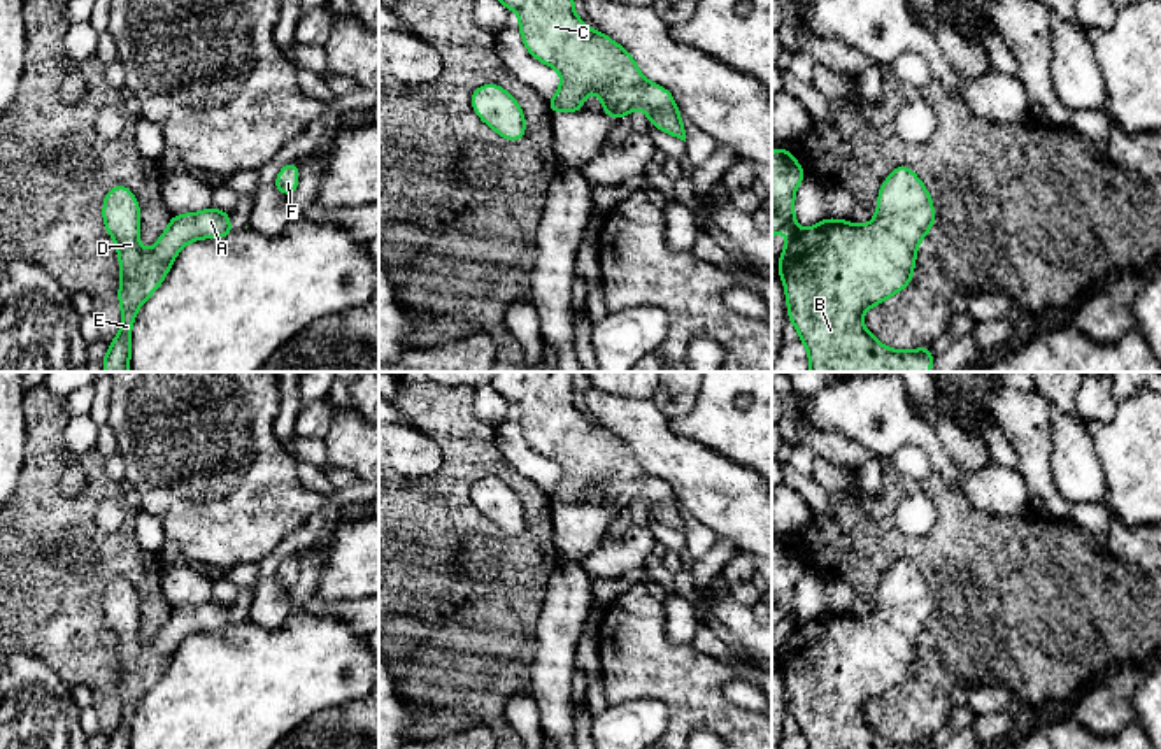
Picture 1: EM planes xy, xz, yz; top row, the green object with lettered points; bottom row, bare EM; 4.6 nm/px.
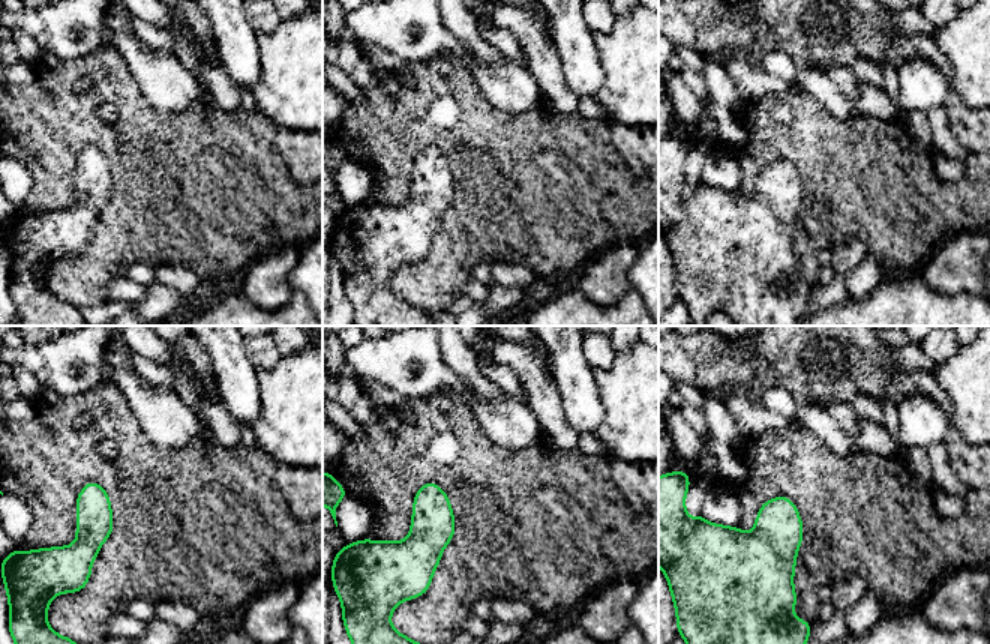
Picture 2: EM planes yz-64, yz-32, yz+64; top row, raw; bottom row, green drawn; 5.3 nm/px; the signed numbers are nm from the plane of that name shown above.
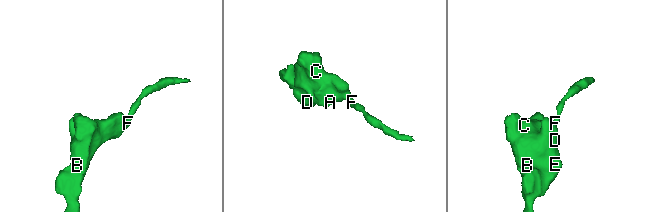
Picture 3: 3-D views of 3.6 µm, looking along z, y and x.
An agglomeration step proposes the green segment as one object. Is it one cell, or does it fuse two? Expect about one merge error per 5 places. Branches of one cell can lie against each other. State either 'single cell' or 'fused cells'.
single cell

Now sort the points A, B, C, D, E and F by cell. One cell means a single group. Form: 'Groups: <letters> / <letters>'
Groups: A B C D E F

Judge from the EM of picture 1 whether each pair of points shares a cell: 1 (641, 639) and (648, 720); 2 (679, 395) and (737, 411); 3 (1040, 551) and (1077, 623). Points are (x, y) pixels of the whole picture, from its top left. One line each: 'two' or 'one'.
1: two
2: two
3: one

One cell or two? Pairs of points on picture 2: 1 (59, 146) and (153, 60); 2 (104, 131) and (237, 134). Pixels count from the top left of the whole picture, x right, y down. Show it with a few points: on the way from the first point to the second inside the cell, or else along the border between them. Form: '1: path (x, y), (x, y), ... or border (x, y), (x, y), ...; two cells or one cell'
1: border (113, 48), (126, 65), (144, 98), (153, 107); two cells
2: path (137, 135), (204, 135); one cell

